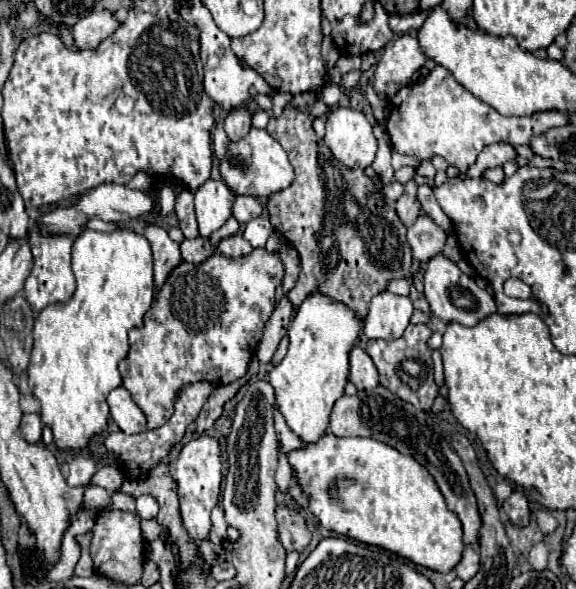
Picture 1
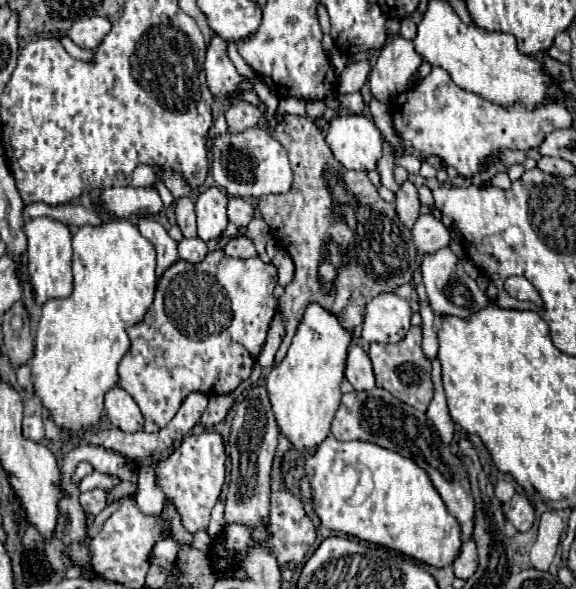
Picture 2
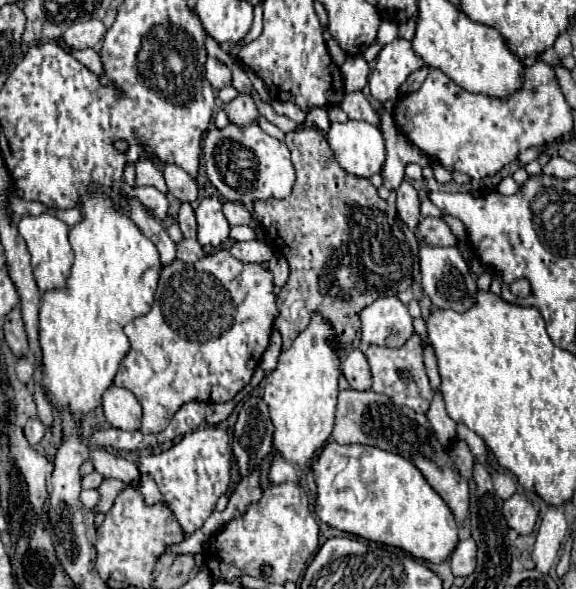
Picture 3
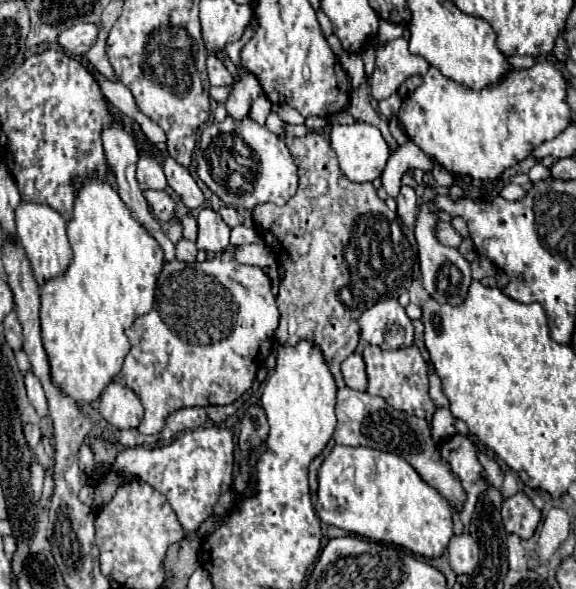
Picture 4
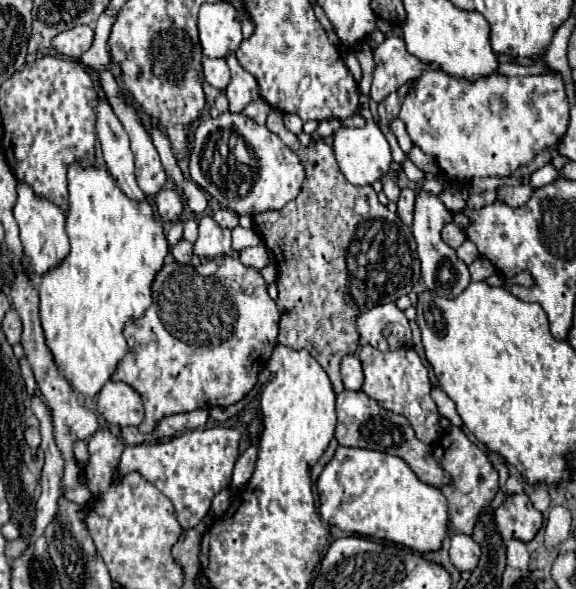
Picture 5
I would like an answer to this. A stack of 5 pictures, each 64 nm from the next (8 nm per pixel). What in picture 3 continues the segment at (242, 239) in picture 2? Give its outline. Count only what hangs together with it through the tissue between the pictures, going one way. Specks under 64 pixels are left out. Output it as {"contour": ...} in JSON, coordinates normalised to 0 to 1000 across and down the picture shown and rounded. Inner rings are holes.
{"contour":[[[451,407],[406,411],[399,418],[399,431],[417,445],[462,445],[472,438],[472,424]]]}

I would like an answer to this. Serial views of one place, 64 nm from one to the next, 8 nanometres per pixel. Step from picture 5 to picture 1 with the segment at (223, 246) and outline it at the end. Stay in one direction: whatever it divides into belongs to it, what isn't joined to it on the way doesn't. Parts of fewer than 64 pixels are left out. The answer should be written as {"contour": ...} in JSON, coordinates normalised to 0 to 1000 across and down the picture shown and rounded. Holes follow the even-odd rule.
{"contour":[[[365,302],[337,326],[337,343],[347,401],[361,404],[403,367],[406,326],[389,312],[389,306]]]}

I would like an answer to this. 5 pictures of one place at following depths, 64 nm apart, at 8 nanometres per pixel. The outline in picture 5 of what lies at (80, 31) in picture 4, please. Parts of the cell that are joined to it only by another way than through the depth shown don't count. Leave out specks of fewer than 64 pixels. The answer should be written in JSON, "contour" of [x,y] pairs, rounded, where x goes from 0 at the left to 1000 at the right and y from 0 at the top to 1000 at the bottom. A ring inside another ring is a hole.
{"contour":[[[132,44],[118,54],[104,54],[97,68],[90,68],[90,78],[101,92],[135,102],[163,71],[163,51],[156,44]]]}

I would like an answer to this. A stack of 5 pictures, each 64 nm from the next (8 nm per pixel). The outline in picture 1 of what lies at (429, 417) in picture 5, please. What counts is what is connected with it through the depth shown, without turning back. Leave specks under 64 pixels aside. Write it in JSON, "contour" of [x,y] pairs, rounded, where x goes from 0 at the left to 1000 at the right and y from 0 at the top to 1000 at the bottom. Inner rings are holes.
{"contour":[[[712,550],[701,567],[684,577],[639,577],[635,598],[649,611],[656,632],[660,632],[660,652],[674,659],[681,669],[688,669],[694,679],[712,683],[715,689],[743,699],[760,672],[760,655],[753,649],[753,625],[750,625],[750,594],[743,587],[743,574],[750,570],[750,560],[743,550]]]}

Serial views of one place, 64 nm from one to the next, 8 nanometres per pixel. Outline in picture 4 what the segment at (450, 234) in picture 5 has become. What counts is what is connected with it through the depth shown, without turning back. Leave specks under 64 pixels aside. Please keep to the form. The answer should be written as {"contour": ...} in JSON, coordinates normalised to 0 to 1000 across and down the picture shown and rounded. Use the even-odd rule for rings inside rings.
{"contour":[[[767,374],[757,380],[757,404],[760,404],[771,418],[788,418],[788,421],[802,411],[799,397],[785,387],[785,380],[781,380],[781,377],[767,377]]]}

